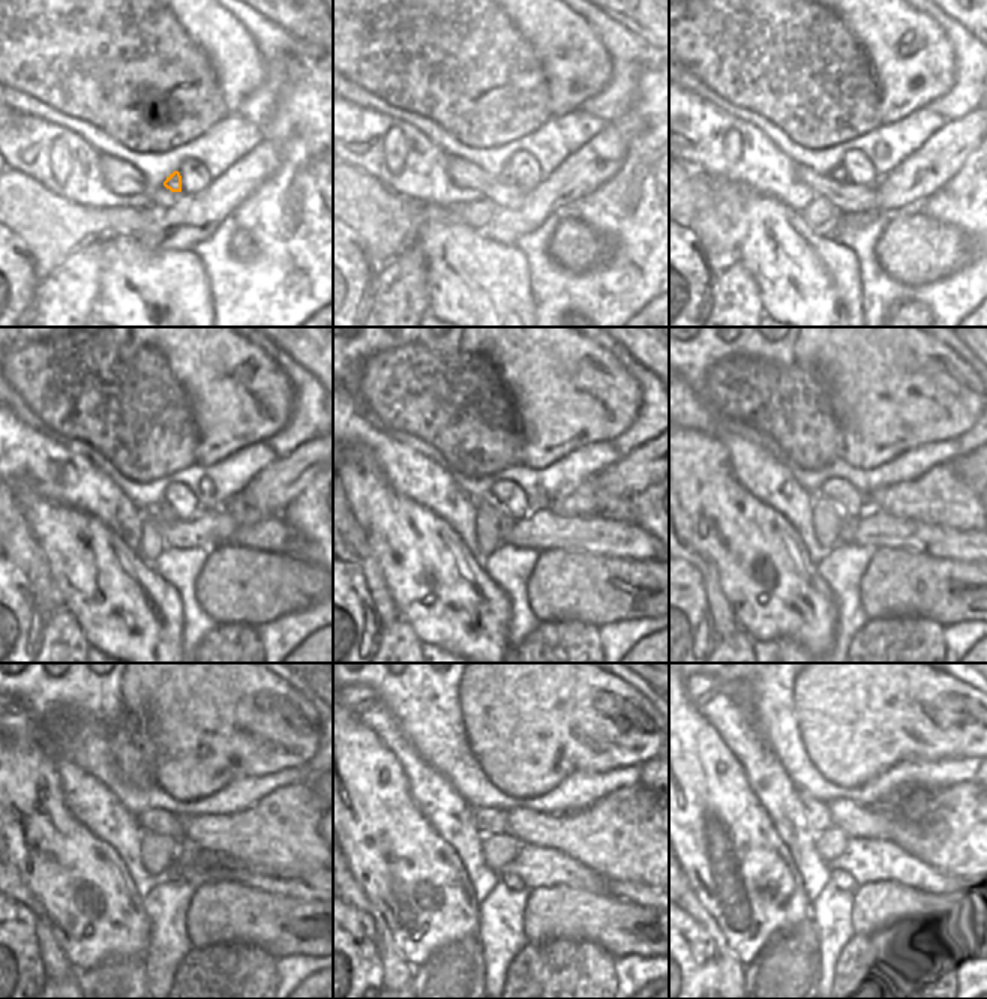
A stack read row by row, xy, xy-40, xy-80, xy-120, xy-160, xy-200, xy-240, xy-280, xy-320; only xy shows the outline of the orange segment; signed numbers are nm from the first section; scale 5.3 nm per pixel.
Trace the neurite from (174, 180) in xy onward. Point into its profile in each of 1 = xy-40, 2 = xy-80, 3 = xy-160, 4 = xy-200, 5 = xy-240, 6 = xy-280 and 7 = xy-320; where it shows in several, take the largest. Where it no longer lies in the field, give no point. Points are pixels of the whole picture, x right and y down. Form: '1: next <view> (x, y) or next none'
1: next xy-40 (506, 176)
2: next xy-80 (839, 174)
3: next xy-160 (506, 521)
4: next xy-200 (846, 524)
5: next xy-240 (173, 873)
6: next xy-280 (509, 879)
7: next xy-320 (843, 881)

